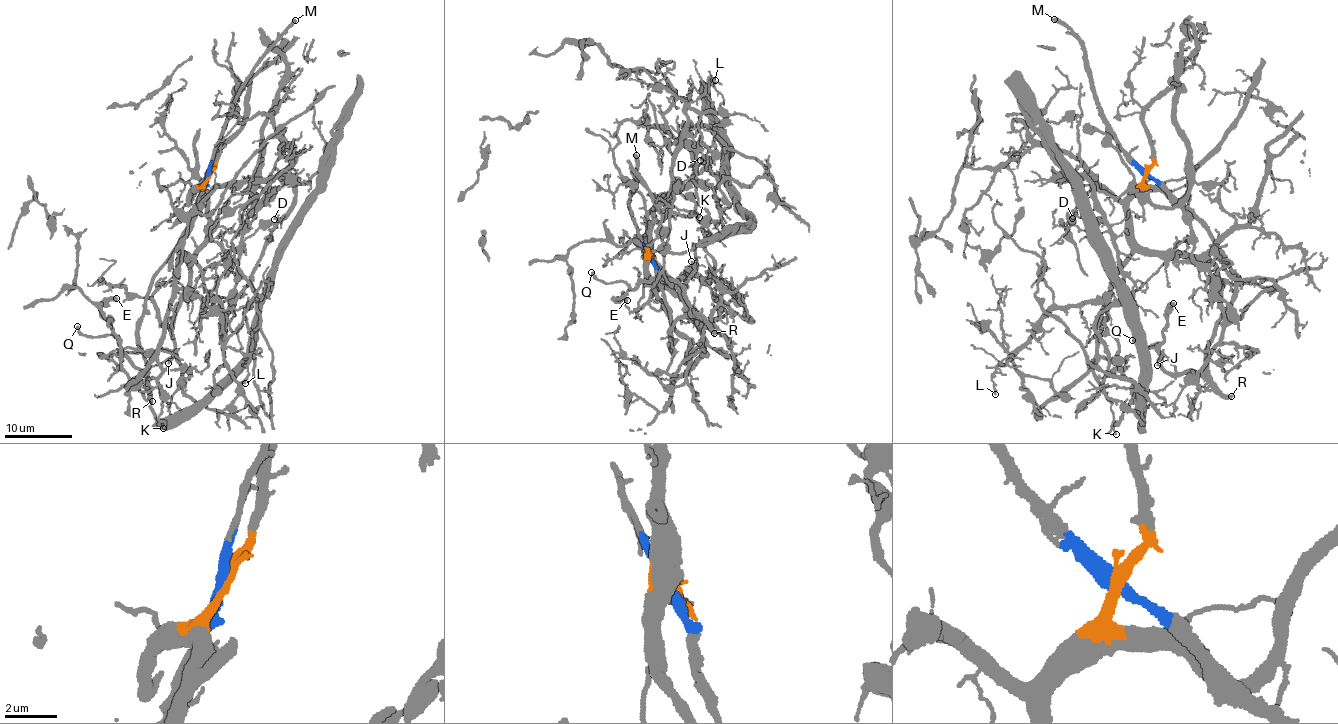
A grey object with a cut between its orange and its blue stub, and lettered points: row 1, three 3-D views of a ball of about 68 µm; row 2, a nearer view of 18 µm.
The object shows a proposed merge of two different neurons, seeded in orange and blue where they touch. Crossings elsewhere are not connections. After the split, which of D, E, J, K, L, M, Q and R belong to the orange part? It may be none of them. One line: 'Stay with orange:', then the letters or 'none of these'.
Stay with orange: D, K, L

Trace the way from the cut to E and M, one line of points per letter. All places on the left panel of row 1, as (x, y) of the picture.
E: (208, 175), (183, 235), (150, 287), (138, 332), (147, 374), (129, 358), (101, 313), (101, 307), (116, 297)
M: (208, 175), (216, 143), (238, 90), (260, 57), (296, 20)

